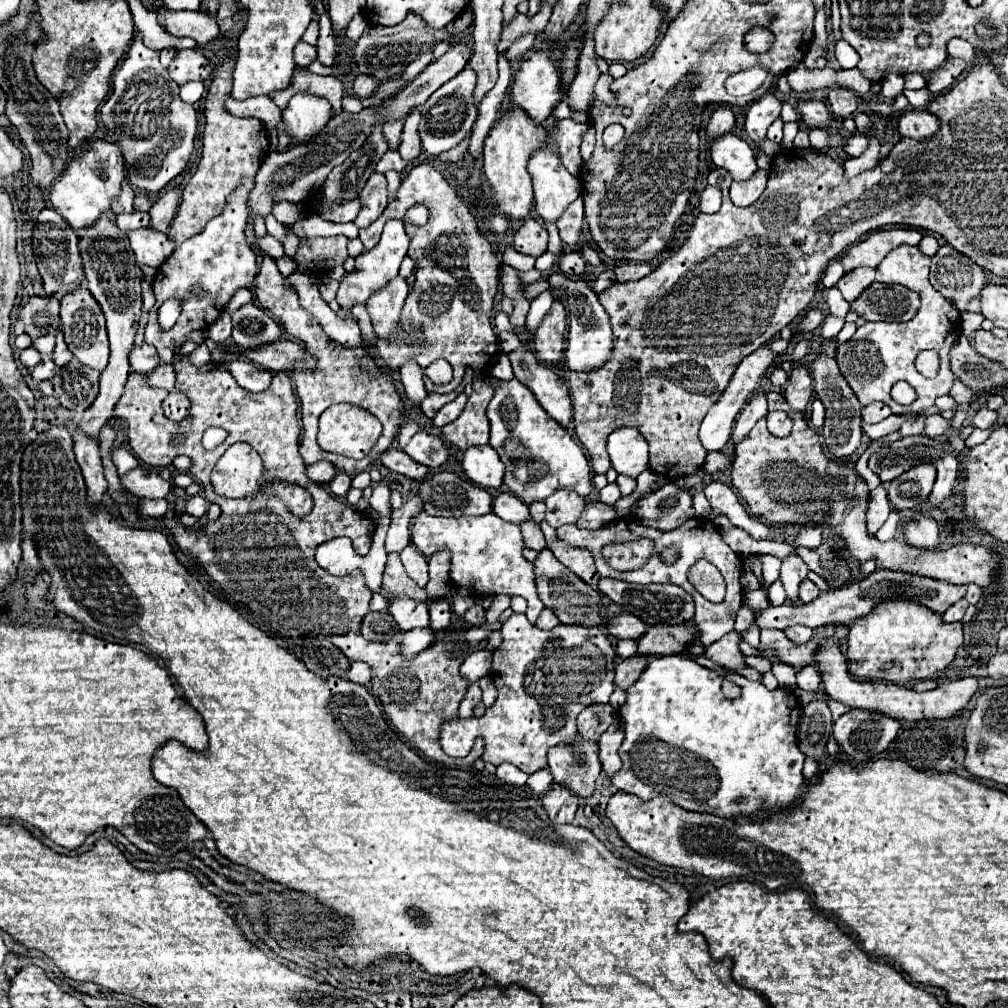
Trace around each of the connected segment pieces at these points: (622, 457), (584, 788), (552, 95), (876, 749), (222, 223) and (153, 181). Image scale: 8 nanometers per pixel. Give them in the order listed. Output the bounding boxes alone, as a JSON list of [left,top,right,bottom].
[[607,428,649,478],[547,736,601,798],[511,50,563,122],[833,710,899,762],[145,180,259,364],[101,32,197,194]]

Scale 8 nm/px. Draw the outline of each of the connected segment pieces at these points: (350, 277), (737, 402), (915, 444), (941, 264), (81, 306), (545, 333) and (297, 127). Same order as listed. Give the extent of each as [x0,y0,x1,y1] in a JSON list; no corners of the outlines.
[[337,220,409,310],[699,344,777,452],[869,434,949,482],[929,244,987,310],[61,288,109,370],[533,302,567,362],[283,94,333,144]]

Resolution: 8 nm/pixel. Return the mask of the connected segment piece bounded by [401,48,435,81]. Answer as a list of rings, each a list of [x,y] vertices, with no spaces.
[[[433,49],[421,52],[419,56],[410,64],[407,65],[405,71],[402,74],[403,81],[411,81],[418,76],[431,62],[435,59],[433,57]]]

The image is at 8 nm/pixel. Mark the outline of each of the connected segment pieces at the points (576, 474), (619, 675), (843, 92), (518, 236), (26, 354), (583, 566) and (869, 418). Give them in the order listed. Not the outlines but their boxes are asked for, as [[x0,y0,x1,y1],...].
[[487,378,591,504],[615,658,647,690],[829,88,857,116],[513,220,549,256],[19,346,43,368],[549,540,597,586],[863,402,891,424]]

